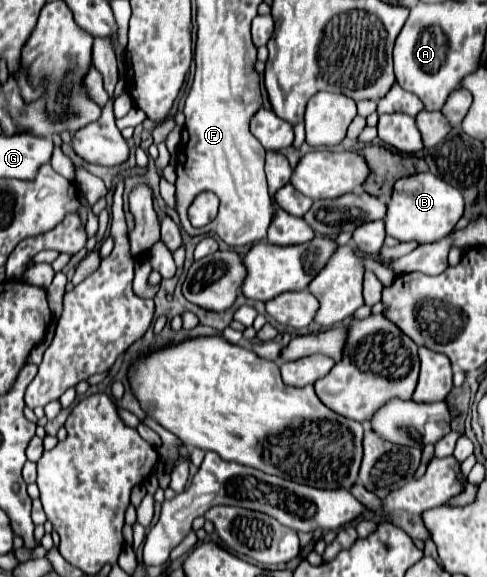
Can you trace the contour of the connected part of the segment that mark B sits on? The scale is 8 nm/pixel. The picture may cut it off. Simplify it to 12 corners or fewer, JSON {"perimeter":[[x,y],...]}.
{"perimeter":[[432,173],[402,177],[386,233],[434,243],[464,215],[462,193]]}

